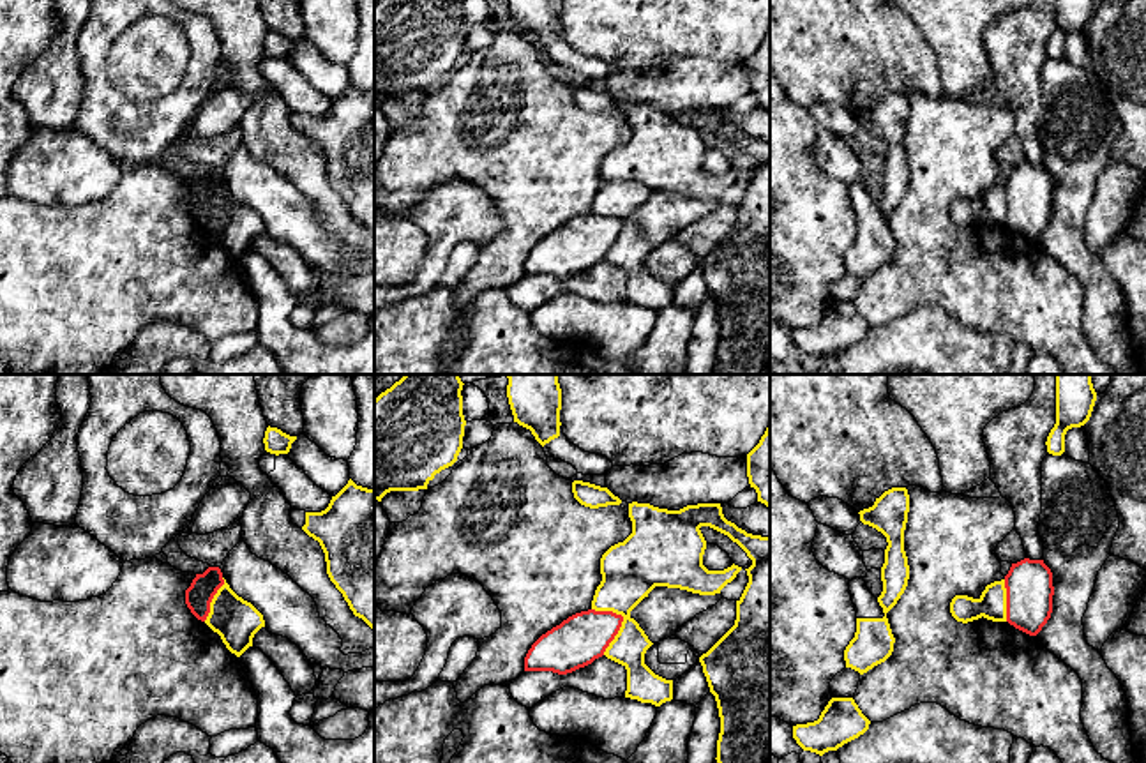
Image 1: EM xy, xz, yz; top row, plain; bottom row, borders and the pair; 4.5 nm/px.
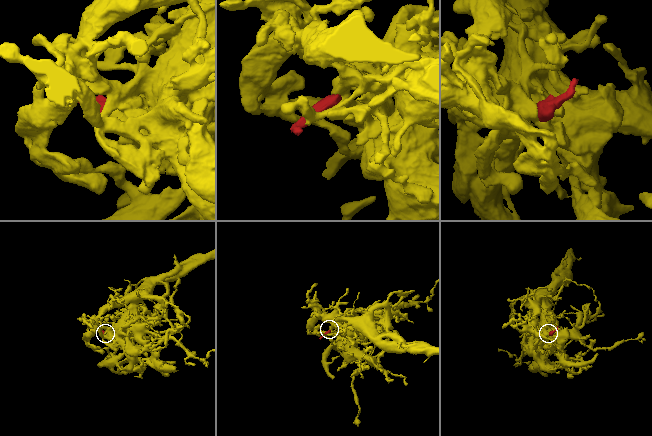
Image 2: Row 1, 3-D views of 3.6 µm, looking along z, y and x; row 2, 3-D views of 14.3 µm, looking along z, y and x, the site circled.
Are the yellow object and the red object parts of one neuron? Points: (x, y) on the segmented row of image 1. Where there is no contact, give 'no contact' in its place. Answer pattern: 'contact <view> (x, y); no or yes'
contact xz (624, 620); no

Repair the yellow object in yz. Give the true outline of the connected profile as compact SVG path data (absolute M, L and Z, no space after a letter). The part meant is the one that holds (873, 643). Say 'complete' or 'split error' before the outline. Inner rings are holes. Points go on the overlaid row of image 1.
split error | M892 487L876 498L874 505L860 510L860 521L886 537L885 563L881 567L883 592L876 599L863 578L849 581L851 601L856 611L856 632L844 650L846 668L867 673L885 662L895 638L886 613L897 604L909 579L909 565L904 551L904 530L909 512L906 487Z

